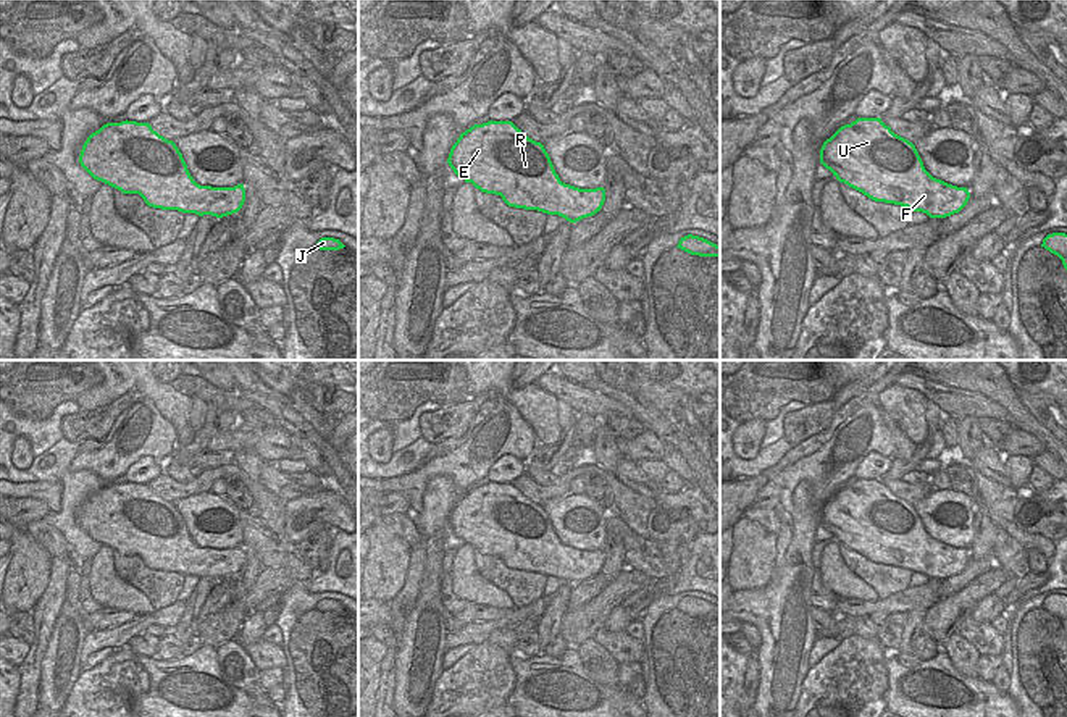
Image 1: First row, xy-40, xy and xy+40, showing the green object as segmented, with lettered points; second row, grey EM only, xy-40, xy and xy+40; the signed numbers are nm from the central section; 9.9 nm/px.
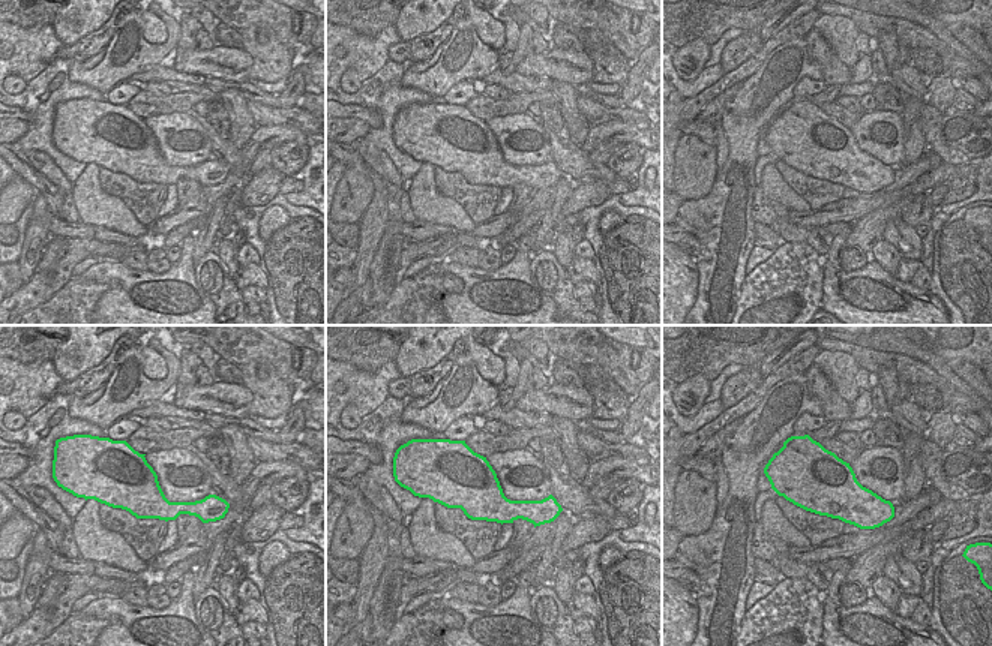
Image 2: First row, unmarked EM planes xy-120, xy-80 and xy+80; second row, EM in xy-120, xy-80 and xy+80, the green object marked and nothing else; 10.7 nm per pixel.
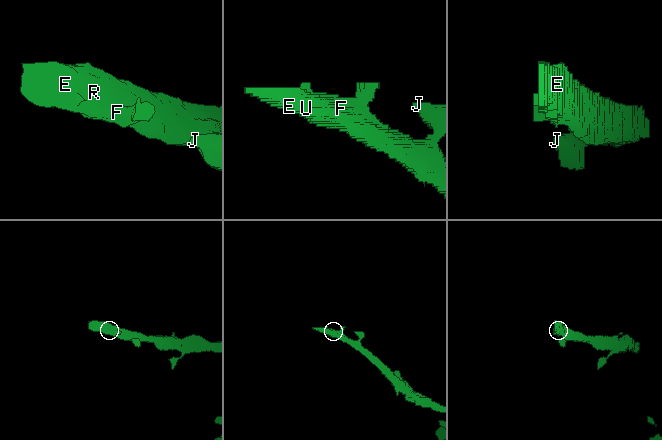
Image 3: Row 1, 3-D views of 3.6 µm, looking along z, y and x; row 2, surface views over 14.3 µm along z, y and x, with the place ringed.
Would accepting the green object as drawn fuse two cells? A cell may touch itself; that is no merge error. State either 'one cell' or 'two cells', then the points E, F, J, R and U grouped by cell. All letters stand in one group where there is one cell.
one cell | E F J R U

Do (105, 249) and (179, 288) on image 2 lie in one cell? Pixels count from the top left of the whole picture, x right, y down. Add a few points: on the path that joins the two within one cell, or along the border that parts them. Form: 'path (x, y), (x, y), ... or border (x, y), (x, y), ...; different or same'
path (117, 269), (128, 279), (159, 279); same

